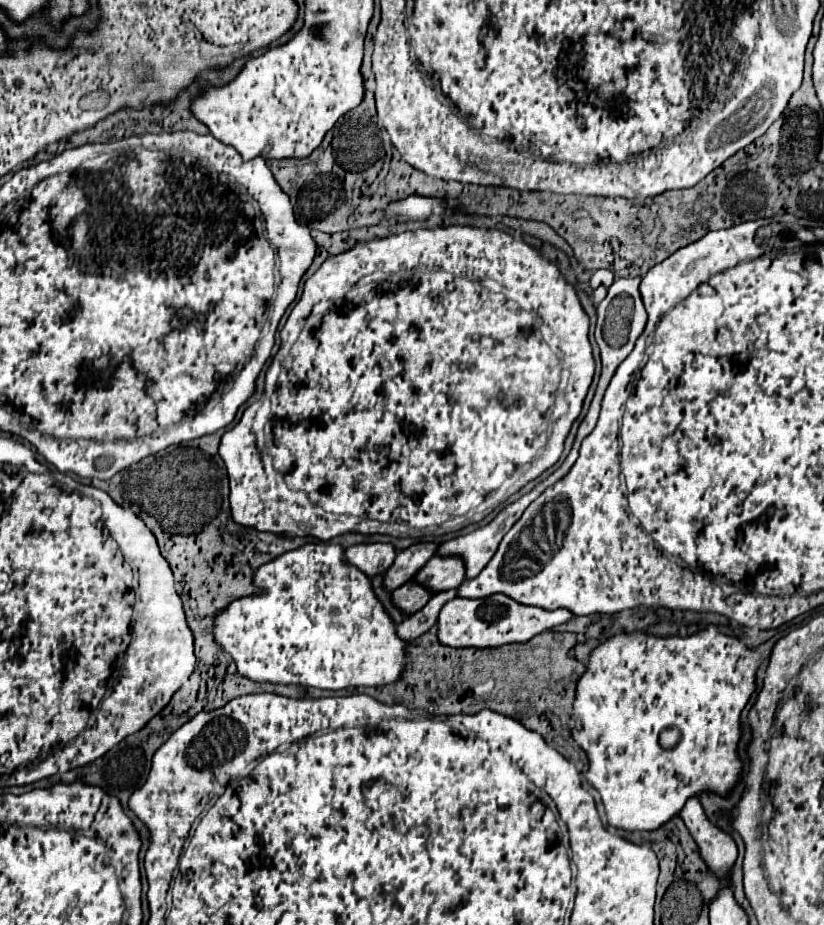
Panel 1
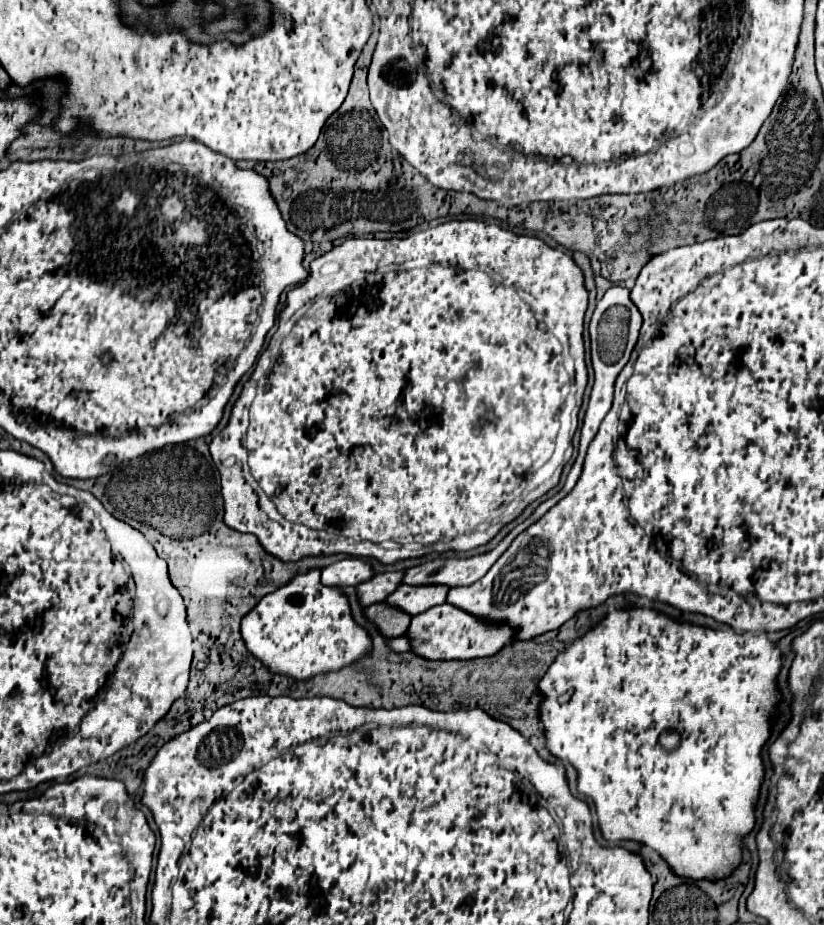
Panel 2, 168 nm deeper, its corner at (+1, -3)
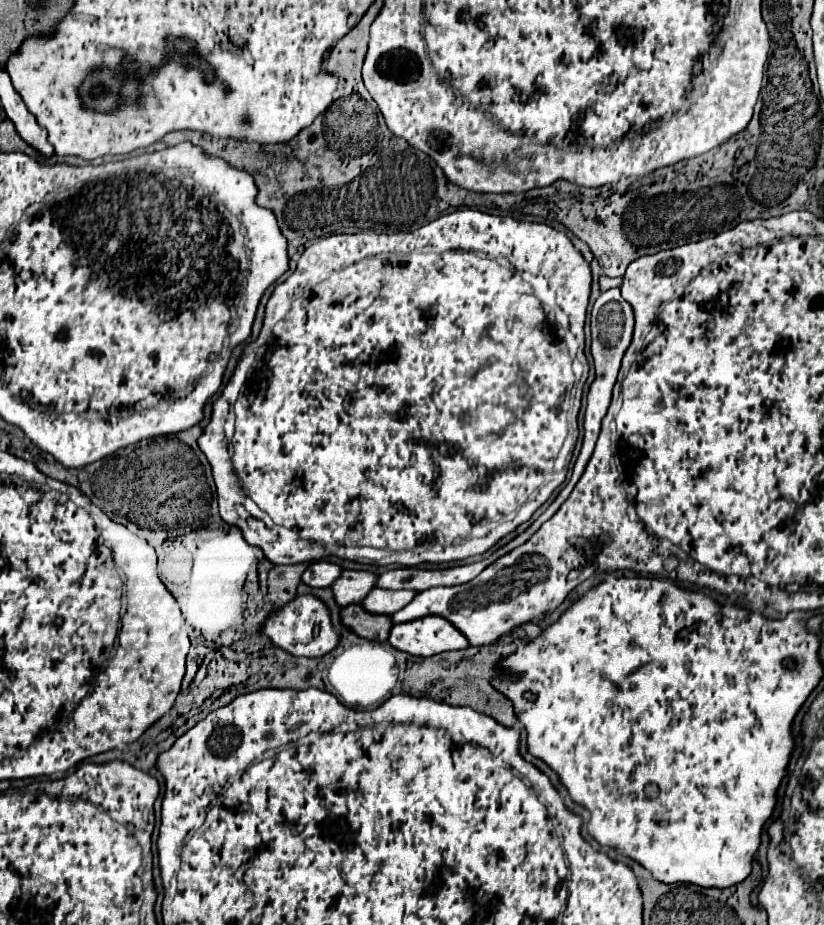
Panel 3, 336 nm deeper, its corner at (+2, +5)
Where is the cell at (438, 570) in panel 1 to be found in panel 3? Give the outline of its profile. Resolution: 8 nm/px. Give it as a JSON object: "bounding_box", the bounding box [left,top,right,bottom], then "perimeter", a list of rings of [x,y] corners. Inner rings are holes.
{"bounding_box":[362,589,418,615],"perimeter":[[[372,589],[372,593],[368,593],[368,597],[362,601],[364,607],[368,607],[370,613],[380,613],[380,615],[392,615],[400,609],[404,609],[418,593],[410,591],[410,589]]]}

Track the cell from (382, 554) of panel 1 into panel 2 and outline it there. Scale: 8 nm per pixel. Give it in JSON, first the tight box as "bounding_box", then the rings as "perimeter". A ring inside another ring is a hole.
{"bounding_box":[321,557,373,587],"perimeter":[[[355,557],[337,561],[321,571],[321,583],[329,587],[349,587],[349,585],[355,587],[361,581],[367,581],[369,577],[373,577],[371,565]]]}

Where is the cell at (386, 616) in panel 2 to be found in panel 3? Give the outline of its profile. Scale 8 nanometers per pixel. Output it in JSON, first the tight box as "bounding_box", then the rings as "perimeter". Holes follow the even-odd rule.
{"bounding_box":[342,603,394,643],"perimeter":[[[360,603],[348,605],[342,609],[342,623],[348,625],[360,637],[370,639],[370,641],[380,641],[380,643],[388,641],[390,629],[394,625],[390,615],[370,613]]]}

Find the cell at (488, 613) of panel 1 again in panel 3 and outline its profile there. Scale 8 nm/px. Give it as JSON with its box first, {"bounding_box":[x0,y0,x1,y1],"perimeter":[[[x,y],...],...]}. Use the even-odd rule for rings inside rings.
{"bounding_box":[388,615,468,657],"perimeter":[[[426,615],[392,627],[388,643],[404,653],[432,657],[442,651],[468,649],[468,639],[444,617]]]}

